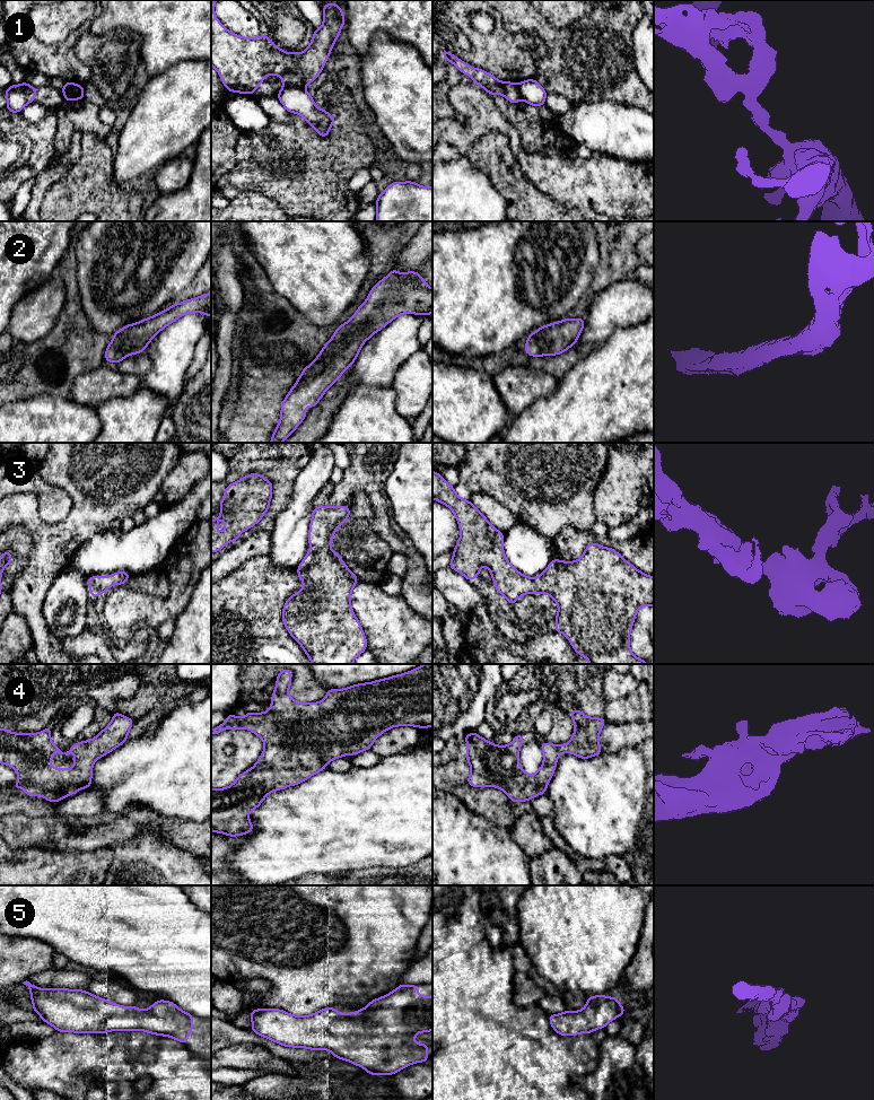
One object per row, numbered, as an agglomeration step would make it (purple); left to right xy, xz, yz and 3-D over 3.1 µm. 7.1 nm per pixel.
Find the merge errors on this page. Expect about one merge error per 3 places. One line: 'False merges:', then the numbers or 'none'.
False merges: 1

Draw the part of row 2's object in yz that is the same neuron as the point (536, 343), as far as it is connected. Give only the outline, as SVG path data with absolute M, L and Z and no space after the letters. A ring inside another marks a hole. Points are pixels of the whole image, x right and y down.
M565 318L539 328L527 337L524 352L531 357L557 356L576 344L583 329L584 318Z

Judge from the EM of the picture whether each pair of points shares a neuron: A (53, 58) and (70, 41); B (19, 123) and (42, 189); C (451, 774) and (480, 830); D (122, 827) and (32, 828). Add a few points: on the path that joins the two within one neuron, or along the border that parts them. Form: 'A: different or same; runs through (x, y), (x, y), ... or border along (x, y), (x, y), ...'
A: same; runs through (58, 53), (66, 45)
B: different; border along (46, 166), (34, 177)
C: different; border along (451, 793), (470, 810), (482, 814), (494, 823)
D: same; runs through (99, 836), (95, 838), (61, 838), (54, 835)

